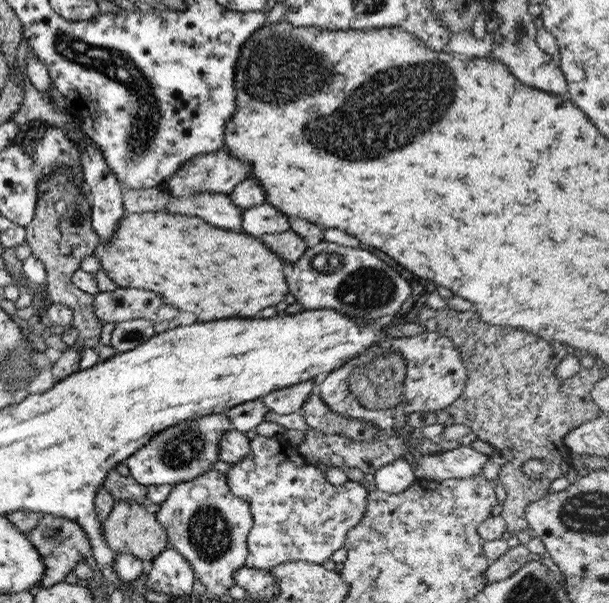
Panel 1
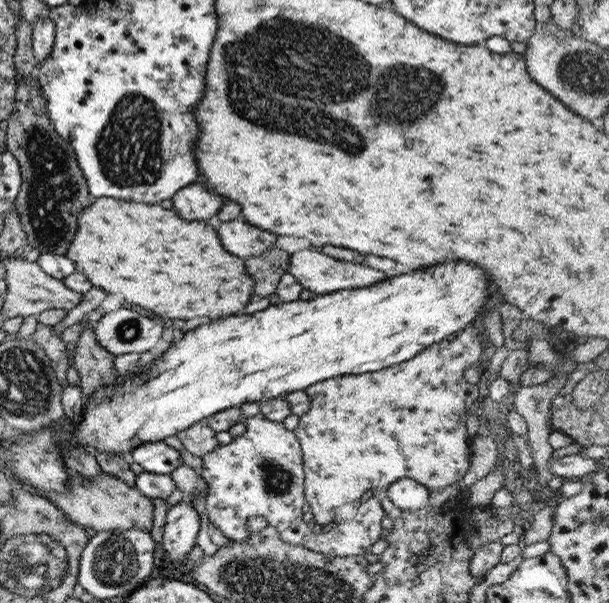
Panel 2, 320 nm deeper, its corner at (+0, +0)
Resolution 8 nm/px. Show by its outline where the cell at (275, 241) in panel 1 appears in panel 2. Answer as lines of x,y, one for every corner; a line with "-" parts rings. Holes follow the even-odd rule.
275,245
261,256
251,256
244,261
246,273
253,281
252,292
257,298
265,298
274,293
280,274
288,268
289,254

